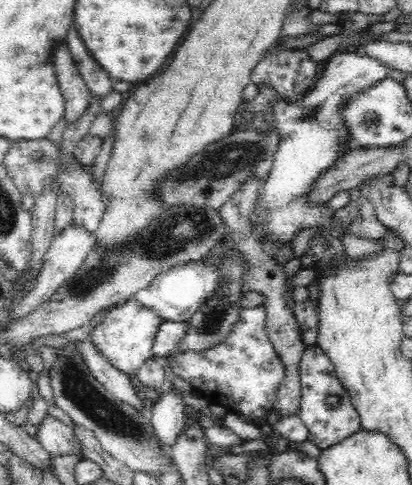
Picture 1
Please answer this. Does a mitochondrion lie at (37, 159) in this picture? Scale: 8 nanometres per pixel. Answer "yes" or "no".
yes

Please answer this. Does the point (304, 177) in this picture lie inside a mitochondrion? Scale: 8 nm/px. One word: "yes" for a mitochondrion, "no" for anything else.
no

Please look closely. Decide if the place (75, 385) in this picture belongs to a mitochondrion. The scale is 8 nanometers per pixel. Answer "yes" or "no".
yes

